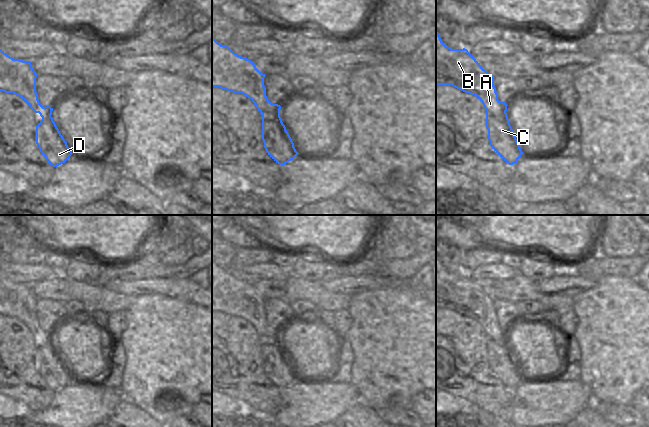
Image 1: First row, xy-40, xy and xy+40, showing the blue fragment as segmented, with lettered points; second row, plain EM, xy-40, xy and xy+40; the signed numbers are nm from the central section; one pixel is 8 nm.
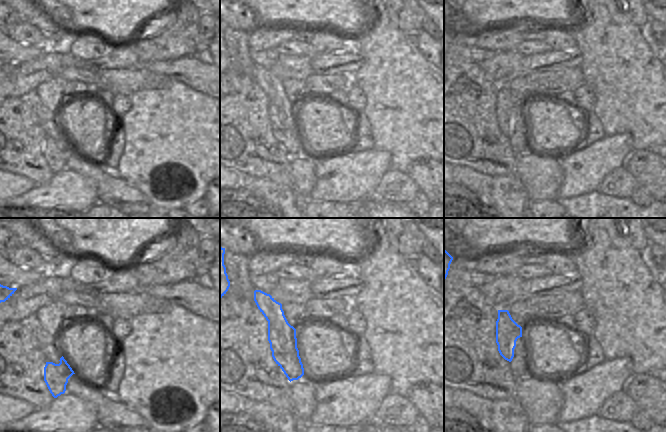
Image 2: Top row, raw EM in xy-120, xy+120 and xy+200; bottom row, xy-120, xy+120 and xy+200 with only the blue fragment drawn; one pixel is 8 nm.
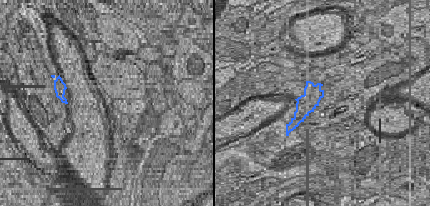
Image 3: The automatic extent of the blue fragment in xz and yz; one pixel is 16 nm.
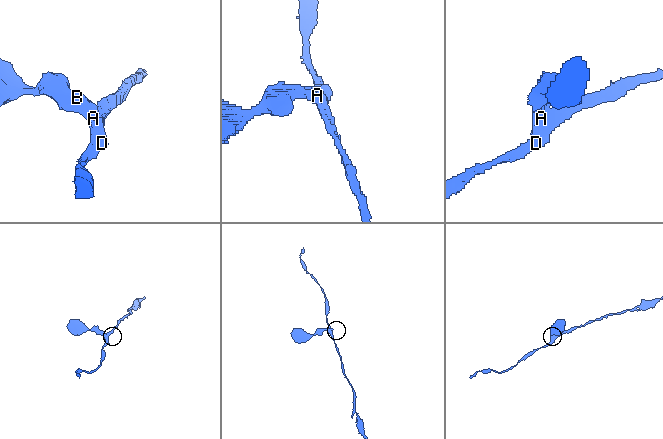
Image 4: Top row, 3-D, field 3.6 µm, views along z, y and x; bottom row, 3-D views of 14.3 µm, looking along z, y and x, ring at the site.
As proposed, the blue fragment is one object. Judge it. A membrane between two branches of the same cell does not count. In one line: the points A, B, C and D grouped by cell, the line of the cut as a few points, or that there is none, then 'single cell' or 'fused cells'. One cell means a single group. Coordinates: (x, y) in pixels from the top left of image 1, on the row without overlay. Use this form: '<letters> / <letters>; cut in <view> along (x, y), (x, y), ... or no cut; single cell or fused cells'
A B / C D; cut in xy+40 along (486, 336), (497, 342), (500, 342), (505, 337); fused cells

